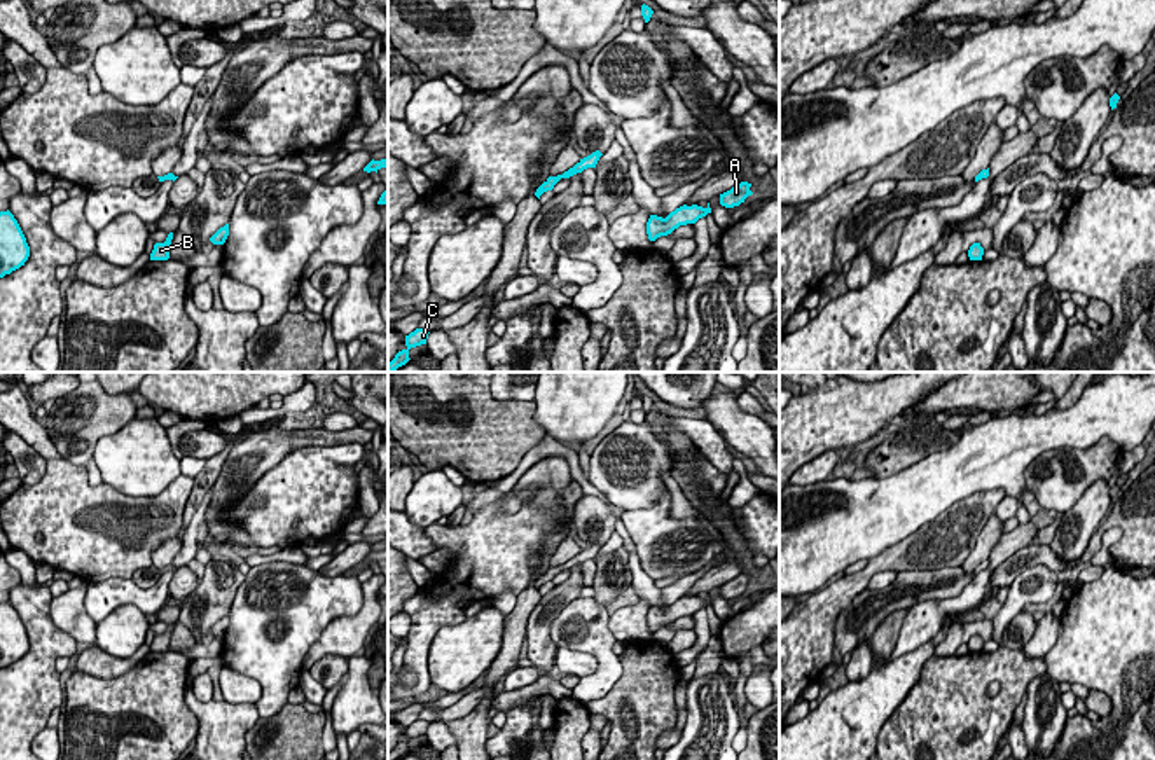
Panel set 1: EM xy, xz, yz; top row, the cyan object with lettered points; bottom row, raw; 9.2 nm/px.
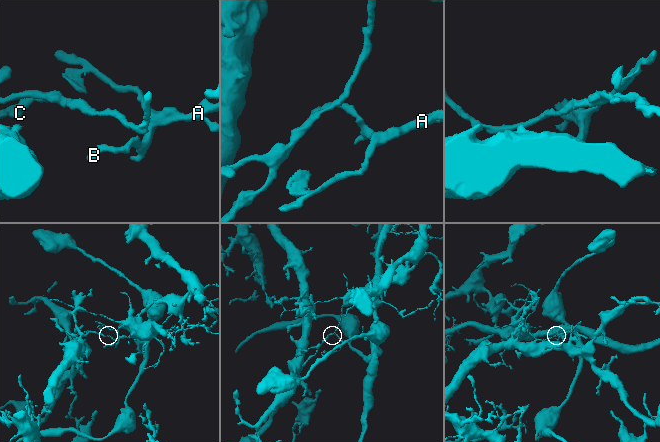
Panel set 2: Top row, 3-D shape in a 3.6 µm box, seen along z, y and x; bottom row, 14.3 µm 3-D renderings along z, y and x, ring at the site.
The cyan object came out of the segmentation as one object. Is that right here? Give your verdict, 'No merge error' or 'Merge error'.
Merge error

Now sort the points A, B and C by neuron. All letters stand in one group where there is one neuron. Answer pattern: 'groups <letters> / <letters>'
groups A B / C

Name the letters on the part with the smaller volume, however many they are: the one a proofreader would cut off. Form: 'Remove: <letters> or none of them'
Remove: A, B

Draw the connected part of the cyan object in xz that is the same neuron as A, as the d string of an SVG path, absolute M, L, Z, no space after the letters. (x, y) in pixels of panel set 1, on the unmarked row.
M741 573L739 577L732 578L730 582L720 585L720 596L725 599L734 599L744 594L748 587L753 584L750 582L751 575Z

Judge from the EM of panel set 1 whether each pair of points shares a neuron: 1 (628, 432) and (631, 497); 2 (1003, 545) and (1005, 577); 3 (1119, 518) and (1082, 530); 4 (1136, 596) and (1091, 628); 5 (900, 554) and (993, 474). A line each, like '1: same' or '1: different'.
1: same
2: different
3: different
4: same
5: different

